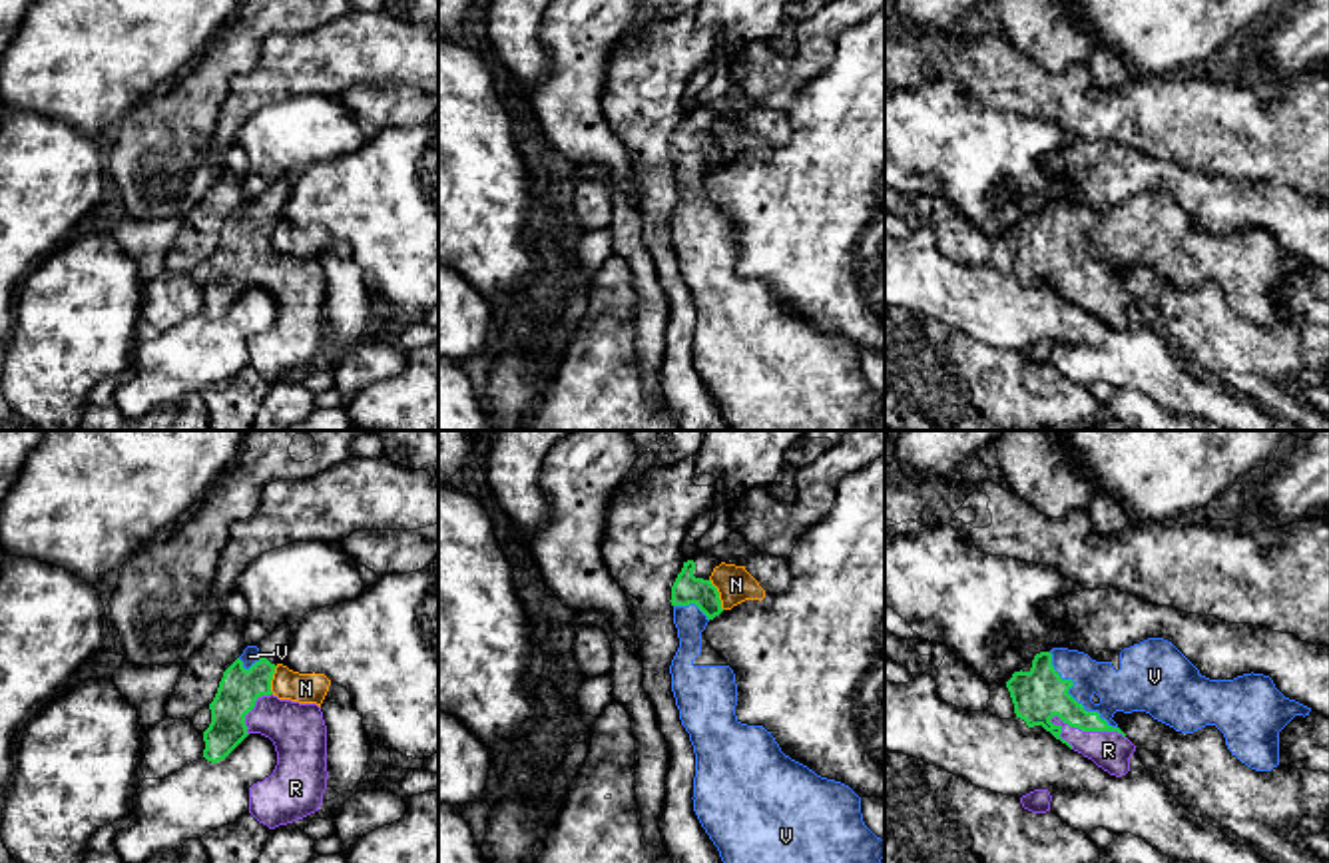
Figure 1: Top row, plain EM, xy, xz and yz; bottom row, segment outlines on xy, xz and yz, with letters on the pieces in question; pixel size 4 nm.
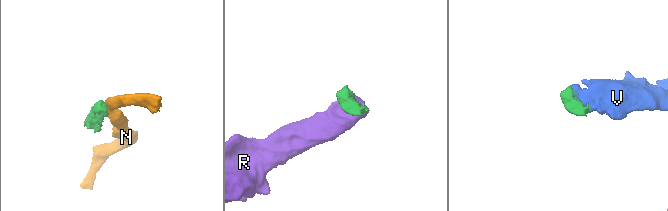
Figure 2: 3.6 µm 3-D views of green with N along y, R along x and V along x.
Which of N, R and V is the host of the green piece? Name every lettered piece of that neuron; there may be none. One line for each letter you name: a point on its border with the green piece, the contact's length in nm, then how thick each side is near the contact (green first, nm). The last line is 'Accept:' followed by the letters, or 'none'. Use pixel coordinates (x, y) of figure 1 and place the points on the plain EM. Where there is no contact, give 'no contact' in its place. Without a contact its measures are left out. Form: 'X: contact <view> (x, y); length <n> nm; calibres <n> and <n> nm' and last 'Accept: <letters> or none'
R: contact yz (1086, 284); length 320 nm; calibres 200 and 160 nm
V: contact yz (1068, 248); length 420 nm; calibres 200 and 180 nm
Accept: R, V

